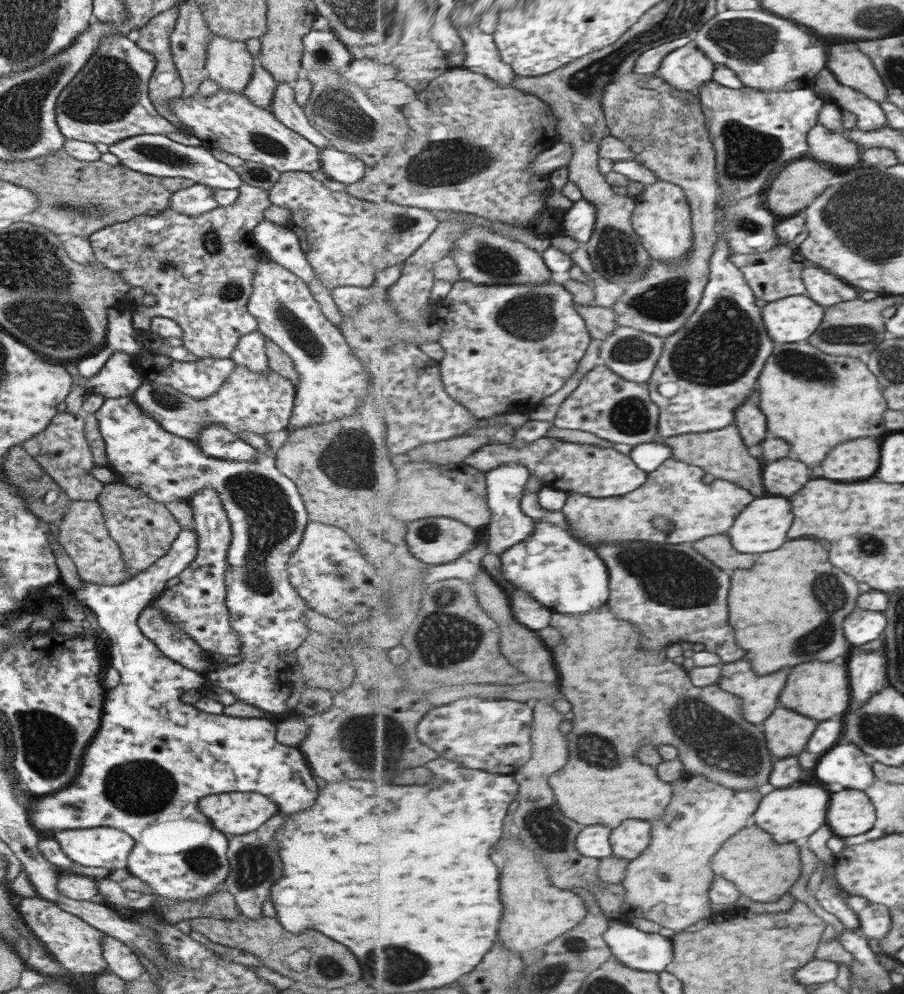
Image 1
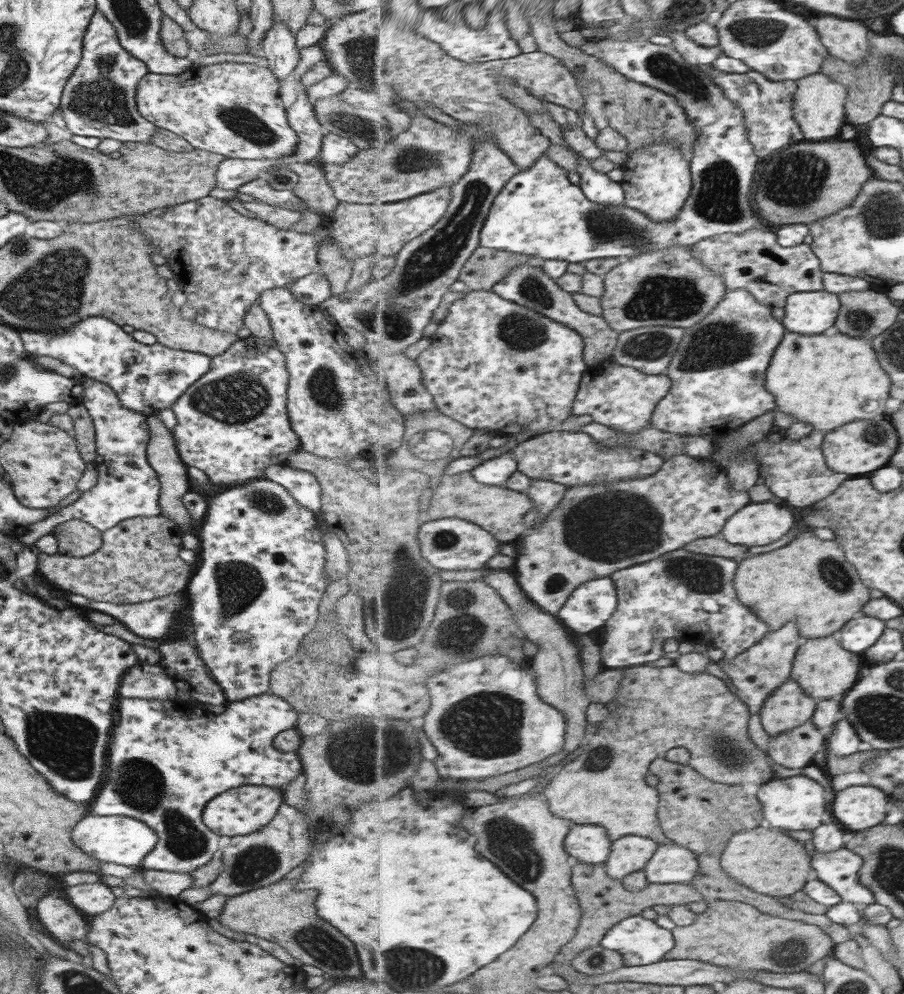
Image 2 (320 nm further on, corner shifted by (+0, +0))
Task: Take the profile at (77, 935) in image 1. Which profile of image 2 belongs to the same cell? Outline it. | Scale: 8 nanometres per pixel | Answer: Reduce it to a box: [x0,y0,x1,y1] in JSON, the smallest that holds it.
[35,893,86,948]

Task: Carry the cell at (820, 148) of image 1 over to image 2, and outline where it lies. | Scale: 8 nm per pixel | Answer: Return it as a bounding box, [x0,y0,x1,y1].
[794,72,850,142]

